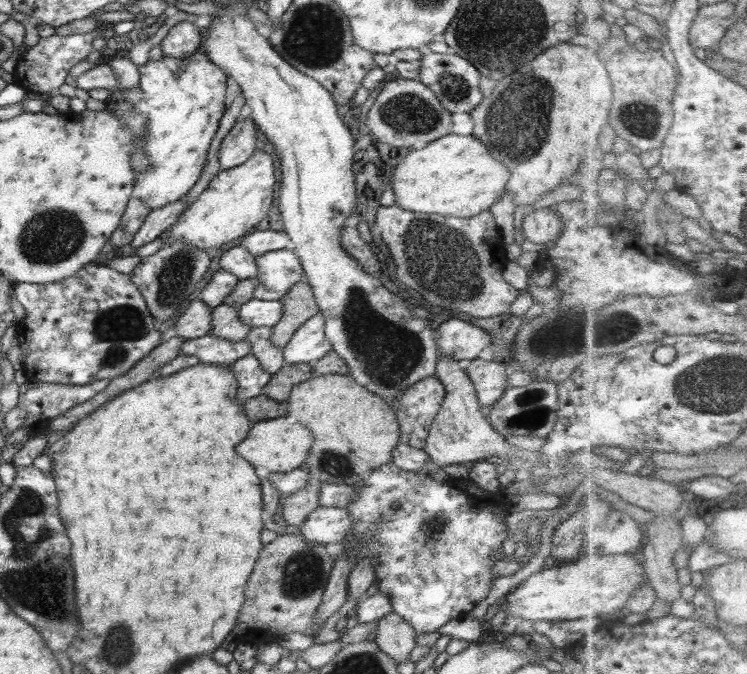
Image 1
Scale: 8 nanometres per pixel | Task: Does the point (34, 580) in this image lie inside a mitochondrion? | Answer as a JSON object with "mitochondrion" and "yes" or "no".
{"mitochondrion":"yes"}

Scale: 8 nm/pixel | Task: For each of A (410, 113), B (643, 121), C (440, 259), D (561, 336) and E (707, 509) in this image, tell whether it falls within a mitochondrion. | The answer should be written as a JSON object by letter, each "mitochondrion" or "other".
{"A":"mitochondrion","B":"mitochondrion","C":"mitochondrion","D":"mitochondrion","E":"other"}

